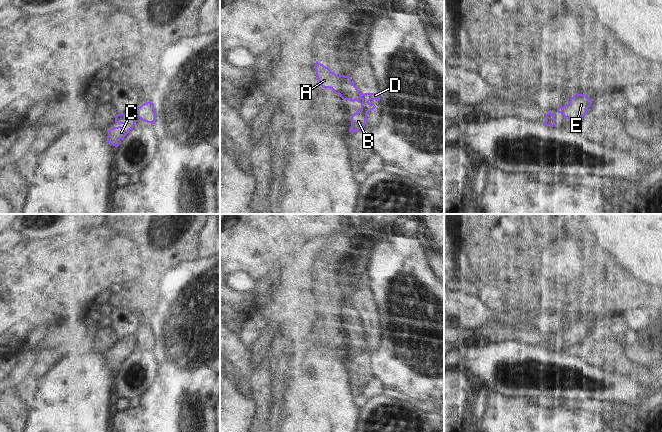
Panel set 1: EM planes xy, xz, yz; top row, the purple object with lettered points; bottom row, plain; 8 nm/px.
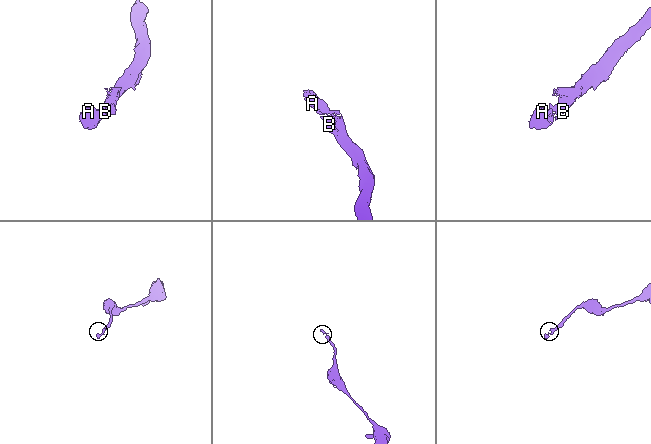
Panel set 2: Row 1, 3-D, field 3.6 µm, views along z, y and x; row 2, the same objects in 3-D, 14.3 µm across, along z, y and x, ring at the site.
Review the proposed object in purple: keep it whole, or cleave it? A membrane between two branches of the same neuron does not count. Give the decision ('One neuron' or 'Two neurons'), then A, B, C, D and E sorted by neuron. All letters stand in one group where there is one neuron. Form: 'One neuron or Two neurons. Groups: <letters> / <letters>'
One neuron. Groups: A B C D E.

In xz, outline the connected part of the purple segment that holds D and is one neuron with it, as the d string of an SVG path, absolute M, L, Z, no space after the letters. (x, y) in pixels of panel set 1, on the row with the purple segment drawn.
M317 61L315 70L318 86L322 86L325 89L332 89L333 93L339 94L343 100L358 101L360 98L362 99L361 107L351 116L351 128L349 132L356 132L363 129L366 124L368 112L376 108L376 106L370 104L369 101L380 101L380 92L361 94L352 83L350 76L337 76L331 72L328 67Z

